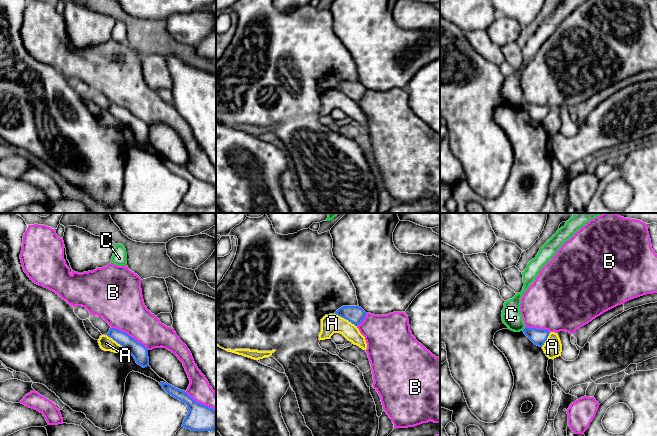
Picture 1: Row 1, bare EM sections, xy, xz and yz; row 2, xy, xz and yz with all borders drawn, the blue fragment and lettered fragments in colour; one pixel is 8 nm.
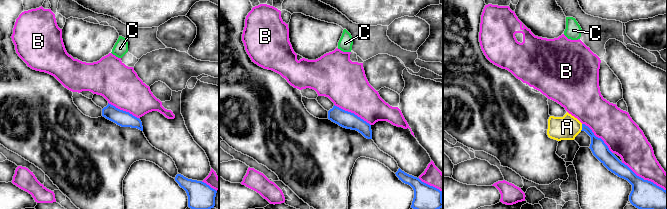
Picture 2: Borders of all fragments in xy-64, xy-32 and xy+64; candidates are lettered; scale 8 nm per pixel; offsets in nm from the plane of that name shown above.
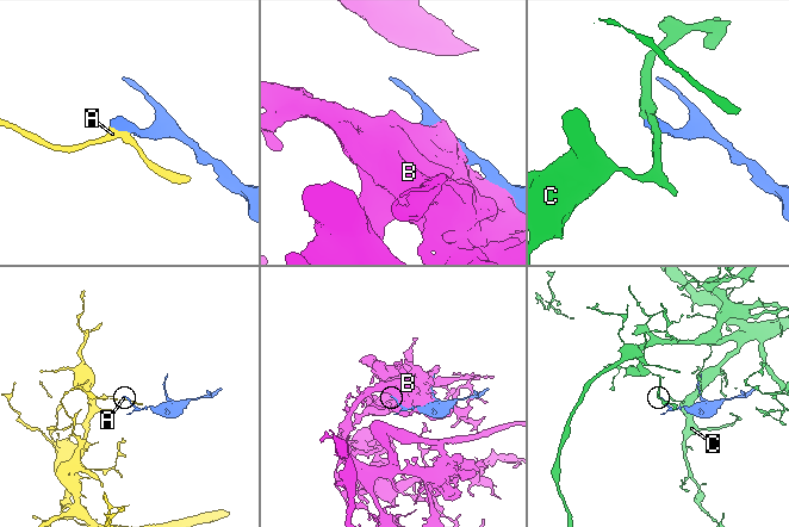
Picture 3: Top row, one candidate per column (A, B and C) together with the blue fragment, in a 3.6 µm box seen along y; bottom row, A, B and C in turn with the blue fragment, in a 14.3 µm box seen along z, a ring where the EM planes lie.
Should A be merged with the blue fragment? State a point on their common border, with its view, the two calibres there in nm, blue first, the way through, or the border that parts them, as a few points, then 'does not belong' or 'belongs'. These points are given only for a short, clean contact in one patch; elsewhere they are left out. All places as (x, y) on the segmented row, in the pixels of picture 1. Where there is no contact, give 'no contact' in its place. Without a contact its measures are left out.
contact xz (346, 319); calibres 140 and 160 nm; border xz (335, 313), (356, 326); does not belong

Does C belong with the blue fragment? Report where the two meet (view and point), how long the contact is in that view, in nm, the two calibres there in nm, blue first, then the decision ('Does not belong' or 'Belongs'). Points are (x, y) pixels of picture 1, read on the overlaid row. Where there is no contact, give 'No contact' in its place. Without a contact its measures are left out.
Touches blue at yz (523, 329). Shared border 40 nm. Thickness 130 nm (blue) against 160 nm. Does not belong

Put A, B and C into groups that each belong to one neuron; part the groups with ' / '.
A / B / C

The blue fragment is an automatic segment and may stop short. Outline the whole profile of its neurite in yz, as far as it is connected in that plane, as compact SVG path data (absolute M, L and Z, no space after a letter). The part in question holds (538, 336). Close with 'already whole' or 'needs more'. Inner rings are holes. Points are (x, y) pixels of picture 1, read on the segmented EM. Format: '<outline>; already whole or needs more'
M525 327L524 334L537 346L542 347L547 340L550 332L545 329Z; already whole

